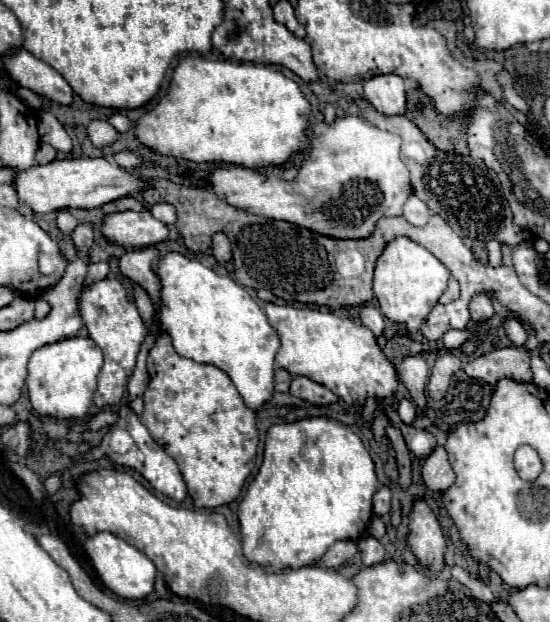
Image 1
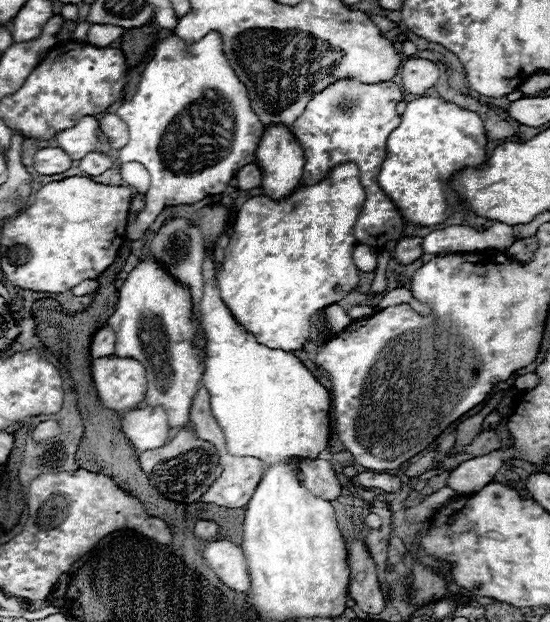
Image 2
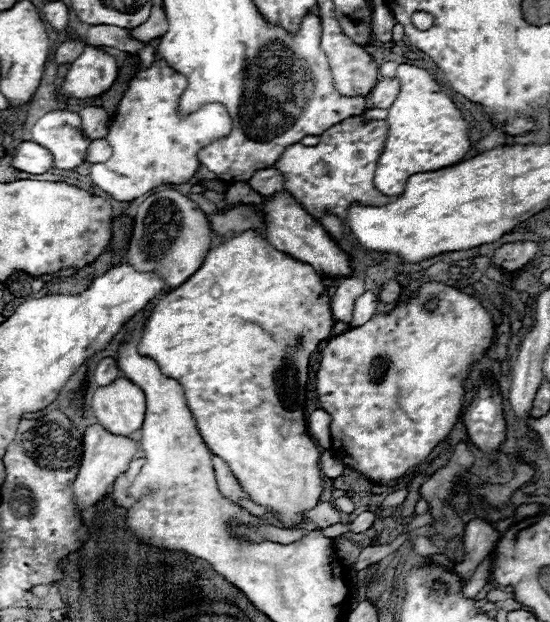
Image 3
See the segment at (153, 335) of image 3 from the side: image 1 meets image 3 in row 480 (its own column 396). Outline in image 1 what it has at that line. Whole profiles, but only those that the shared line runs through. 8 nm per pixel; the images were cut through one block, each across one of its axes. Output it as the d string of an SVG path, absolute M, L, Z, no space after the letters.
M396 238L386 246L376 262L374 296L386 318L406 324L408 328L420 328L430 310L438 304L438 298L444 294L448 278L448 268L434 254L410 238Z

